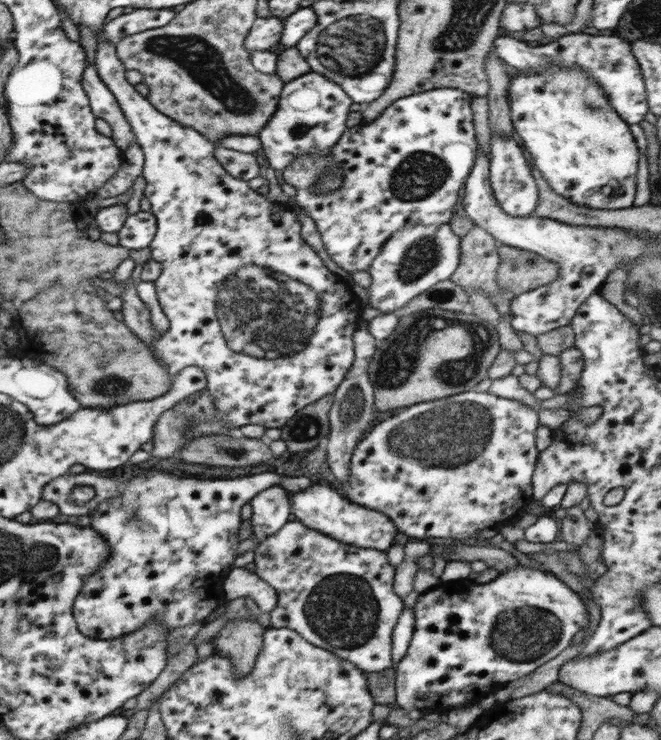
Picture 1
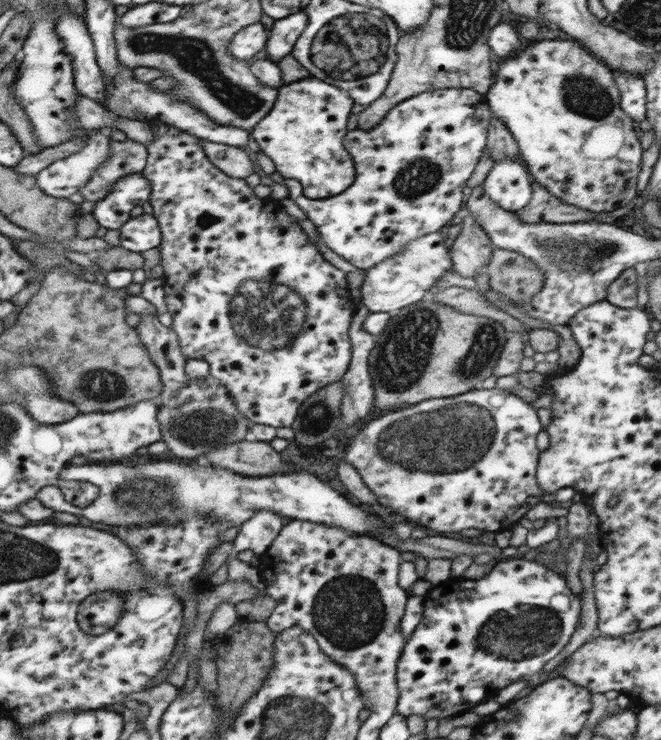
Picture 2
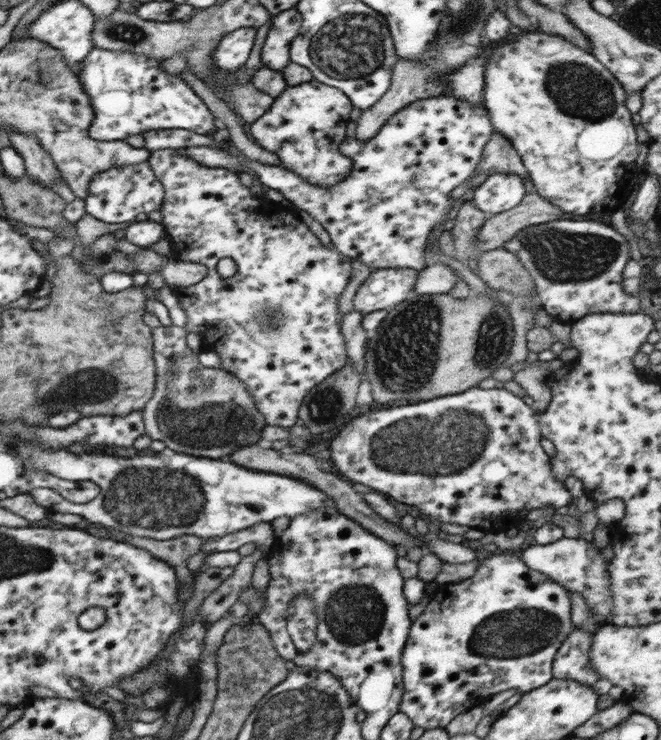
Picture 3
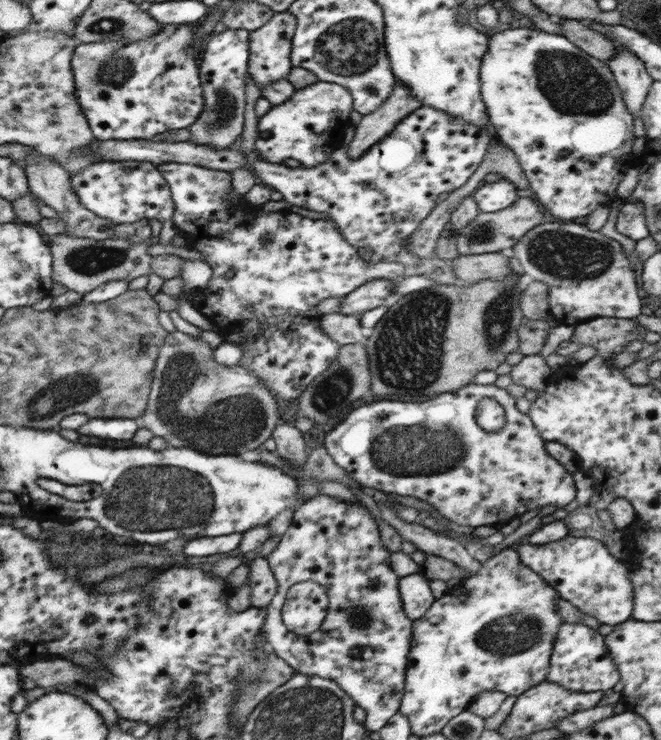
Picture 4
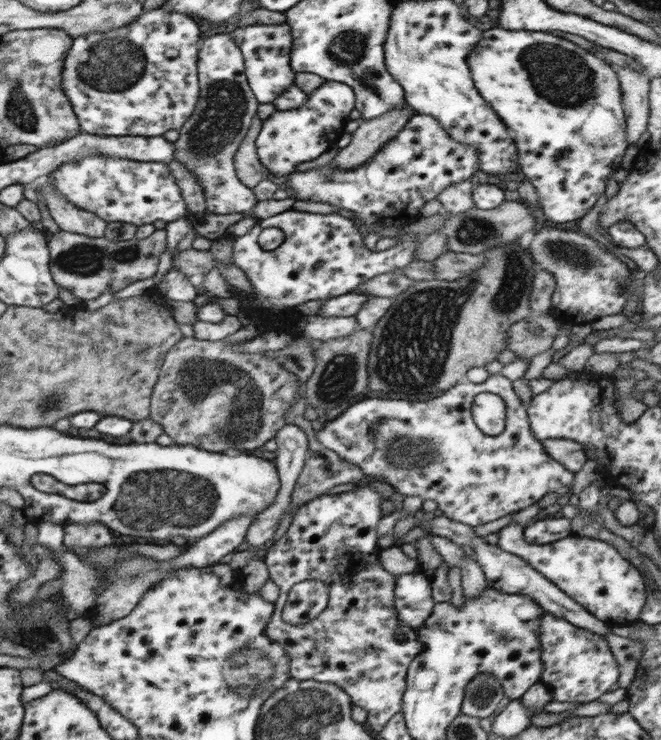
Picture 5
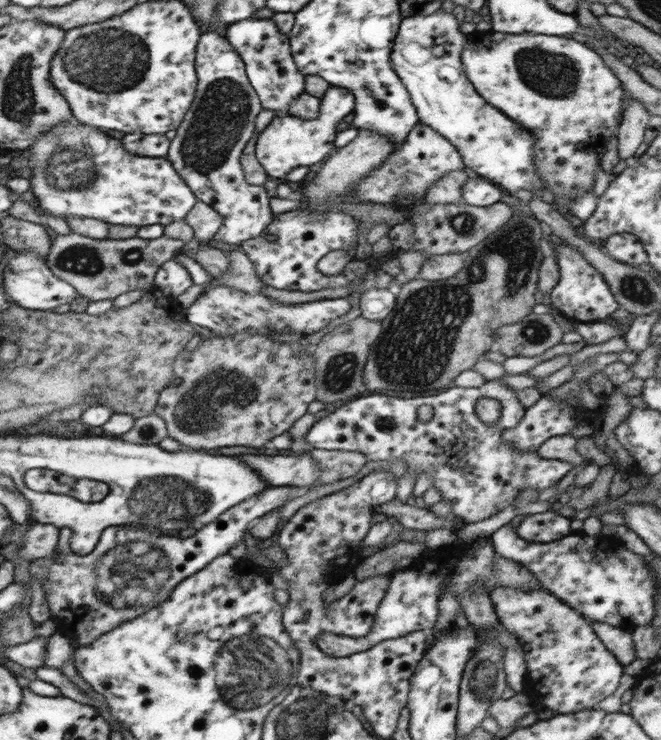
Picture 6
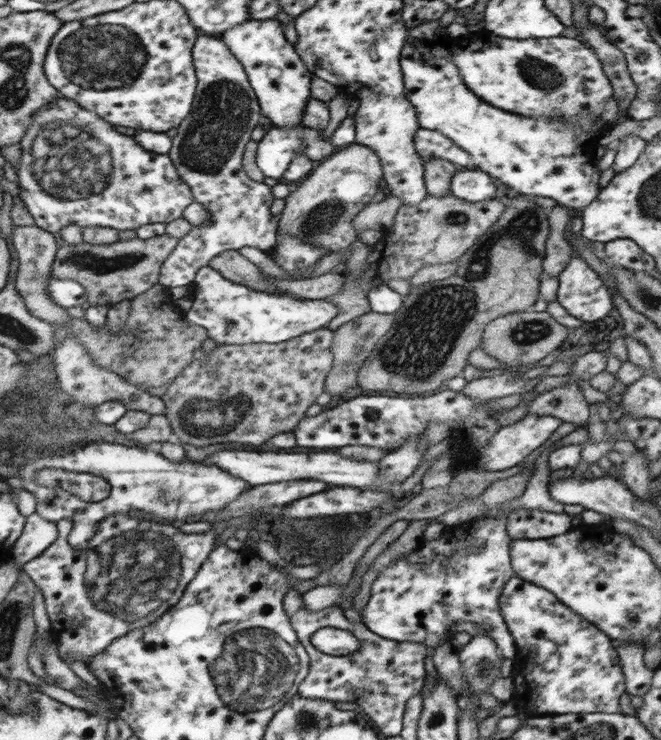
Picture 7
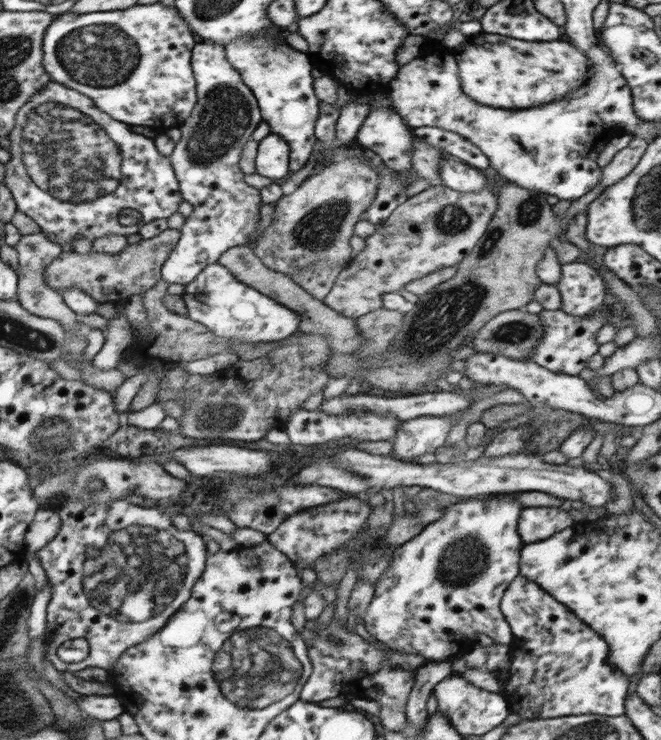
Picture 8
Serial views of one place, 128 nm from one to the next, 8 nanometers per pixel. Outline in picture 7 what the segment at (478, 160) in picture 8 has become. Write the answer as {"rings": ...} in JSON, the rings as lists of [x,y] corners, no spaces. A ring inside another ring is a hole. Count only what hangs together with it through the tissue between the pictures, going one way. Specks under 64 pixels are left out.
{"rings":[[[419,128],[415,135],[414,145],[422,162],[428,158],[440,158],[462,168],[472,166],[469,152],[464,151],[438,131]]]}

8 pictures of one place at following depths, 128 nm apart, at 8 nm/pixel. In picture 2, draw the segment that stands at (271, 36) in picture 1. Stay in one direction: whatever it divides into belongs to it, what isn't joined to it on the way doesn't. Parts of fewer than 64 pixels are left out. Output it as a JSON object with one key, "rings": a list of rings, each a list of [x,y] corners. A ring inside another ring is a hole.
{"rings":[[[261,22],[244,27],[232,37],[230,52],[238,60],[248,61],[263,48],[266,48],[266,41],[270,30],[266,30]]]}

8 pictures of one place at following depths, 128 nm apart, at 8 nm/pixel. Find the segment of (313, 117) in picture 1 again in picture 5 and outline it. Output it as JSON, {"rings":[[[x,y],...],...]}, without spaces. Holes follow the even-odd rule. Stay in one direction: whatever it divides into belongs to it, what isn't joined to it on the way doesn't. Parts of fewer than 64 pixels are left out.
{"rings":[[[325,81],[308,95],[308,101],[300,108],[277,110],[263,121],[255,145],[261,164],[276,177],[293,174],[298,164],[313,161],[337,145],[354,109],[355,95],[350,86]]]}

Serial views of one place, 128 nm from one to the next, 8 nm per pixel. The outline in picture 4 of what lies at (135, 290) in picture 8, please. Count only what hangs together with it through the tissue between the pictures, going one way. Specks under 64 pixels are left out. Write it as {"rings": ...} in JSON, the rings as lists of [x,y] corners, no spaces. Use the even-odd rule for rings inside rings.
{"rings":[[[156,218],[147,219],[144,223],[151,226],[150,246],[149,244],[132,244],[126,239],[93,240],[62,234],[52,237],[50,246],[53,256],[53,282],[85,295],[110,280],[129,282],[140,276],[149,275],[153,256],[148,253],[148,250],[154,242],[159,243],[162,223]]]}

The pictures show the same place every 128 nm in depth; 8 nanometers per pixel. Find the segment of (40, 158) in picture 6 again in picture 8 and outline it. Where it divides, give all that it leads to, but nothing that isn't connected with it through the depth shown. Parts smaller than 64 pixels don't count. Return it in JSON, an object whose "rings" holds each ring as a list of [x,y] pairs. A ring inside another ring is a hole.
{"rings":[[[51,81],[44,86],[43,90],[36,92],[36,95],[32,97],[32,100],[19,111],[16,116],[16,128],[11,132],[10,138],[10,159],[6,166],[6,174],[4,174],[4,184],[10,189],[12,196],[15,200],[17,210],[24,212],[26,216],[32,217],[36,221],[36,224],[40,225],[40,229],[47,240],[54,242],[58,245],[71,244],[76,242],[76,240],[89,240],[91,242],[97,239],[109,236],[109,235],[121,235],[128,237],[132,234],[139,233],[140,225],[130,225],[124,226],[118,221],[120,216],[120,211],[123,208],[133,208],[138,210],[142,215],[141,224],[148,223],[150,221],[156,220],[158,218],[168,218],[172,214],[176,213],[180,208],[180,203],[184,201],[179,188],[179,182],[176,179],[173,167],[171,166],[171,161],[169,157],[159,154],[158,149],[156,149],[155,143],[142,136],[142,134],[134,134],[128,124],[122,124],[118,120],[114,120],[106,114],[106,112],[100,112],[100,110],[95,106],[94,100],[92,98],[77,92],[72,88],[64,86],[56,81]]]}

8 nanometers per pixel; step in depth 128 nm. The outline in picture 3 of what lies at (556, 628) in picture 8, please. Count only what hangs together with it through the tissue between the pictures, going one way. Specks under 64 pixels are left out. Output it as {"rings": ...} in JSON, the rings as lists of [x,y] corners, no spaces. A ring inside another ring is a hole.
{"rings":[[[572,629],[564,643],[558,648],[553,660],[553,678],[560,680],[576,680],[580,684],[590,686],[594,692],[606,694],[612,688],[612,681],[596,674],[592,669],[591,647],[593,634]]]}

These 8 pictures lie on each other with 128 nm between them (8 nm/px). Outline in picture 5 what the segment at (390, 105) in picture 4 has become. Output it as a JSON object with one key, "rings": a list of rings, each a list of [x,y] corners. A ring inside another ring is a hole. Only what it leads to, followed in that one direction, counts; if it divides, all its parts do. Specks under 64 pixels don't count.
{"rings":[[[395,109],[373,120],[360,121],[360,127],[351,134],[348,147],[332,160],[331,168],[350,171],[368,163],[390,140],[393,140],[408,123],[414,110]]]}

